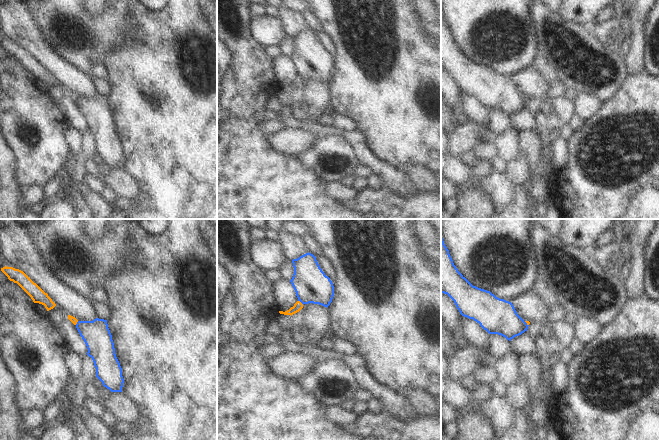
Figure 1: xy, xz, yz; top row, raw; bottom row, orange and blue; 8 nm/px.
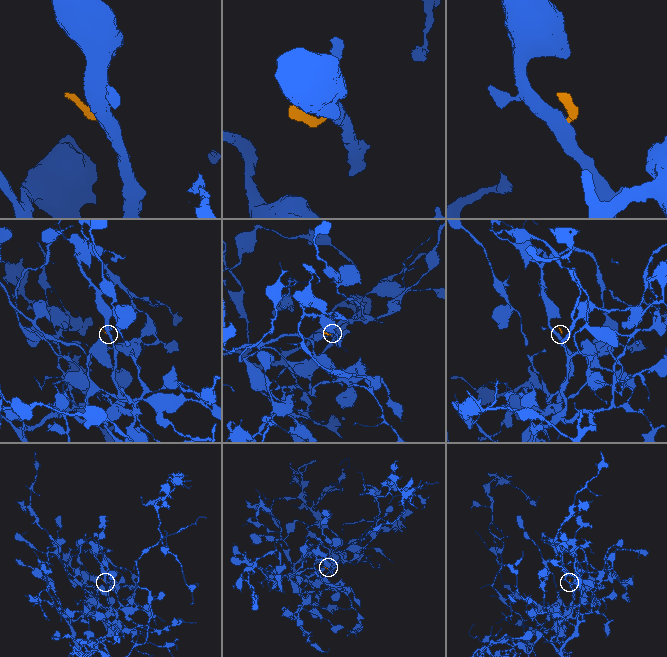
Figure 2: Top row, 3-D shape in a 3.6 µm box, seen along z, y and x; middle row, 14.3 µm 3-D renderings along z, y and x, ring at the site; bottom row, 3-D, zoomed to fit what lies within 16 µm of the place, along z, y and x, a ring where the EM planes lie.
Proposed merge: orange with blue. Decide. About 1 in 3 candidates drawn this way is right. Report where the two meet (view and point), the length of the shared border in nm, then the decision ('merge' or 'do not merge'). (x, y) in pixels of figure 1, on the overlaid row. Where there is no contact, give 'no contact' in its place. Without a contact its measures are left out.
xz (300, 302) | 60 nm | do not merge

